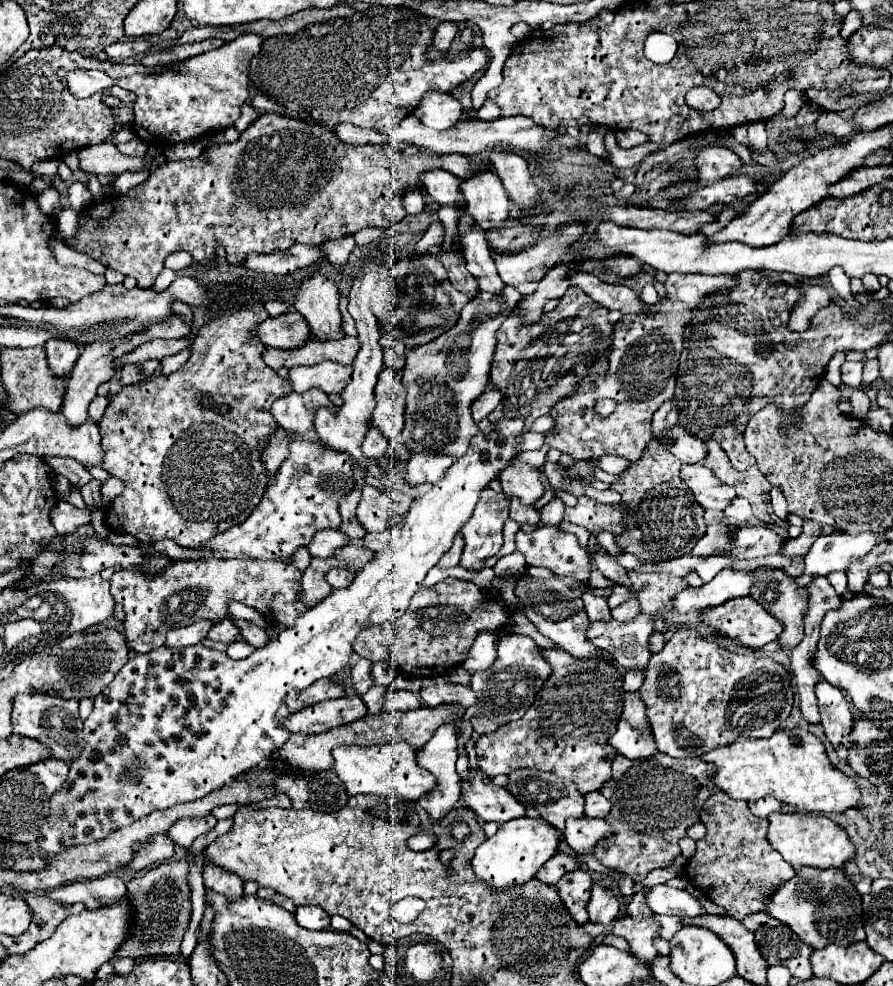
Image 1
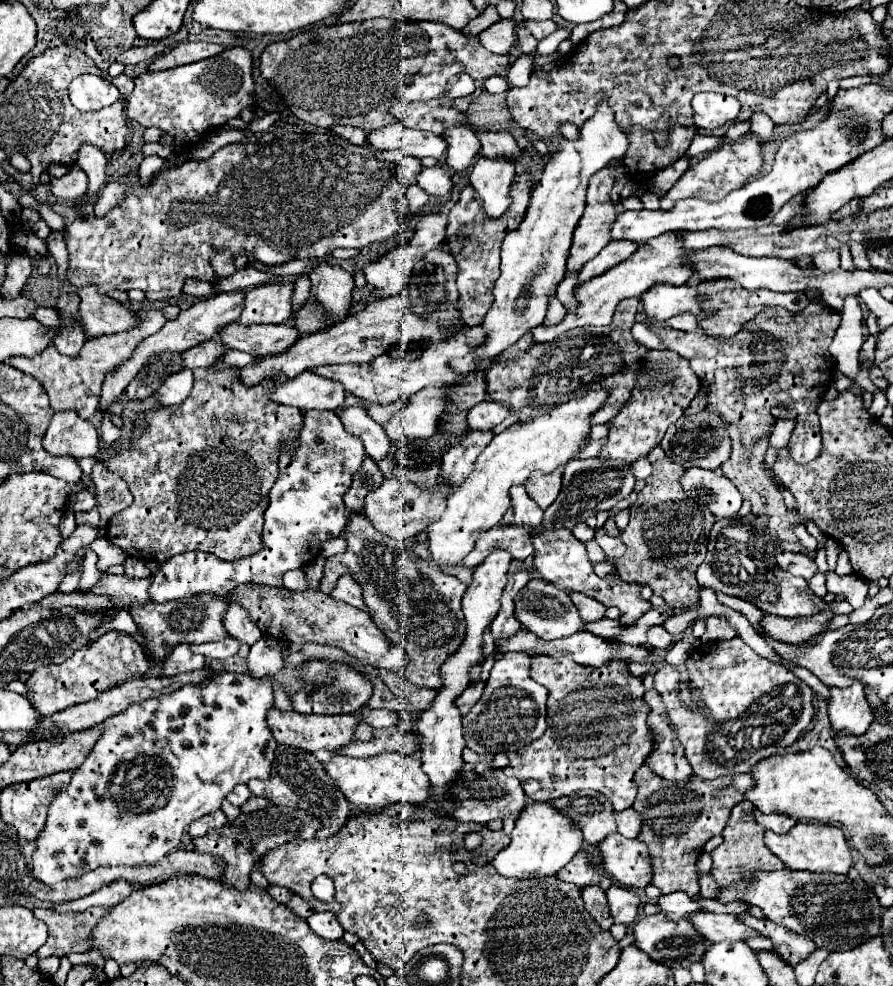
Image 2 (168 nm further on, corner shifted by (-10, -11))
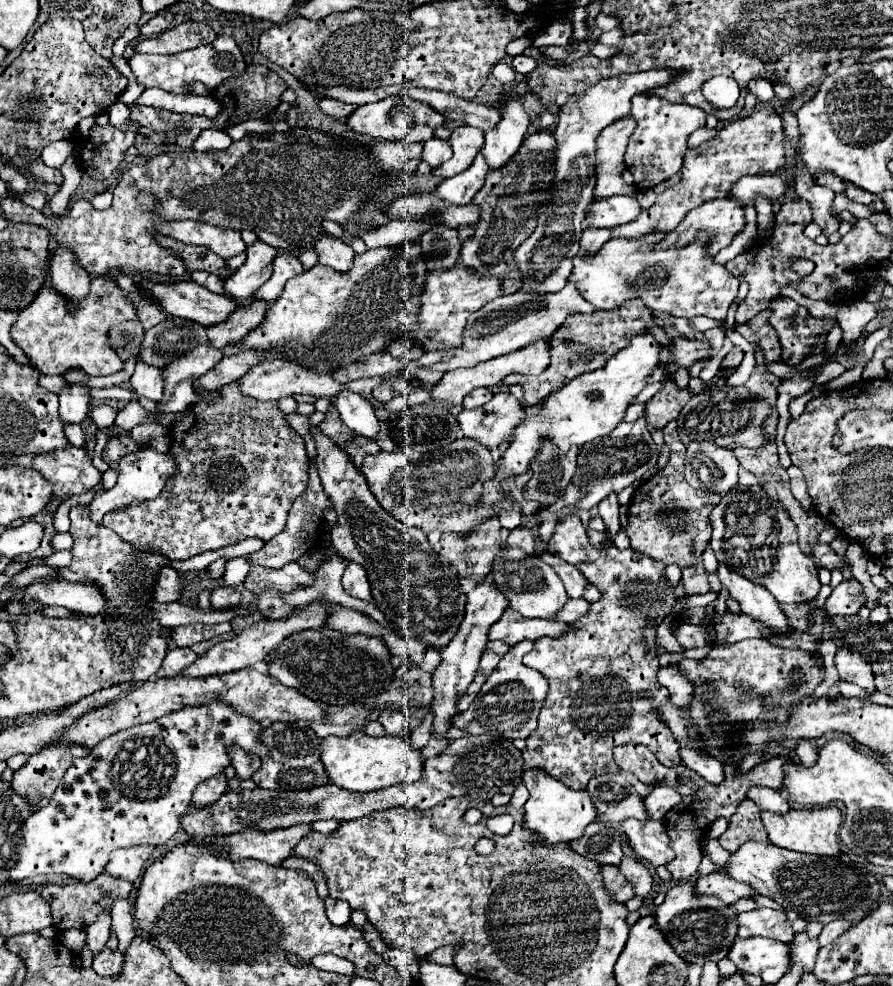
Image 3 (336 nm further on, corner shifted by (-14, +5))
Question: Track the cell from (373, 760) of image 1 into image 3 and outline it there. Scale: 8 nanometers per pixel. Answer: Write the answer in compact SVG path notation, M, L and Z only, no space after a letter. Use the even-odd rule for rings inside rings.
M353 732L347 738L339 738L339 736L327 736L321 740L321 762L325 766L325 772L329 776L329 780L339 786L345 788L349 792L373 792L373 790L381 790L399 782L417 782L423 774L423 758L421 752L413 750L411 744L407 740L403 740L401 736L381 736L381 738L373 738L367 736L365 732Z

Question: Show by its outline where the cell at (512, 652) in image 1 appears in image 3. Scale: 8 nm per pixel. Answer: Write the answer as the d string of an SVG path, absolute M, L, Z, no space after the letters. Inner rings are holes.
M523 640L523 642L515 644L503 656L503 660L497 664L497 668L493 670L489 680L483 684L479 696L473 700L469 710L463 712L461 716L457 714L451 720L451 726L459 728L459 730L465 730L465 732L471 732L471 734L491 732L493 736L505 736L509 740L529 738L537 728L539 710L543 708L543 700L545 700L545 694L549 690L549 684L547 684L545 676L539 674L537 670L531 670L531 668L523 666L523 662L521 662L521 658L531 648L533 648L531 640Z

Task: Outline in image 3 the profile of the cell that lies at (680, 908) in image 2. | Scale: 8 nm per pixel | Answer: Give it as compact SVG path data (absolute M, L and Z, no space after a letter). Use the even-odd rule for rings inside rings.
M711 872L709 876L701 876L697 882L697 892L703 896L719 896L727 904L735 904L741 898L755 898L759 892L749 884L731 880L725 872Z

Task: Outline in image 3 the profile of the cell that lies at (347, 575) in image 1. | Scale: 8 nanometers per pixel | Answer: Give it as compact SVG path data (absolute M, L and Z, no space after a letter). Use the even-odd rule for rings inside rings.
M349 562L341 584L343 584L347 594L351 594L355 598L361 598L361 600L371 600L371 586L369 586L367 572L365 572L363 566L359 566L355 562Z

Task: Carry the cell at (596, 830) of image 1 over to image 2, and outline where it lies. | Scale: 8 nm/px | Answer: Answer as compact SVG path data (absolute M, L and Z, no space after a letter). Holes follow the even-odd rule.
M611 834L593 846L601 856L603 870L625 886L645 888L651 880L651 858L647 846L621 834Z

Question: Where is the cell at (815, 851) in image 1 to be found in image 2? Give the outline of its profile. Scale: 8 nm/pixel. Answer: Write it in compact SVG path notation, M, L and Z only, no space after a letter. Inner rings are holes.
M797 822L787 834L775 834L771 830L765 832L765 846L779 856L789 870L809 870L809 872L833 872L833 874L847 874L853 866L851 848L841 828L827 826L827 824L805 824Z

